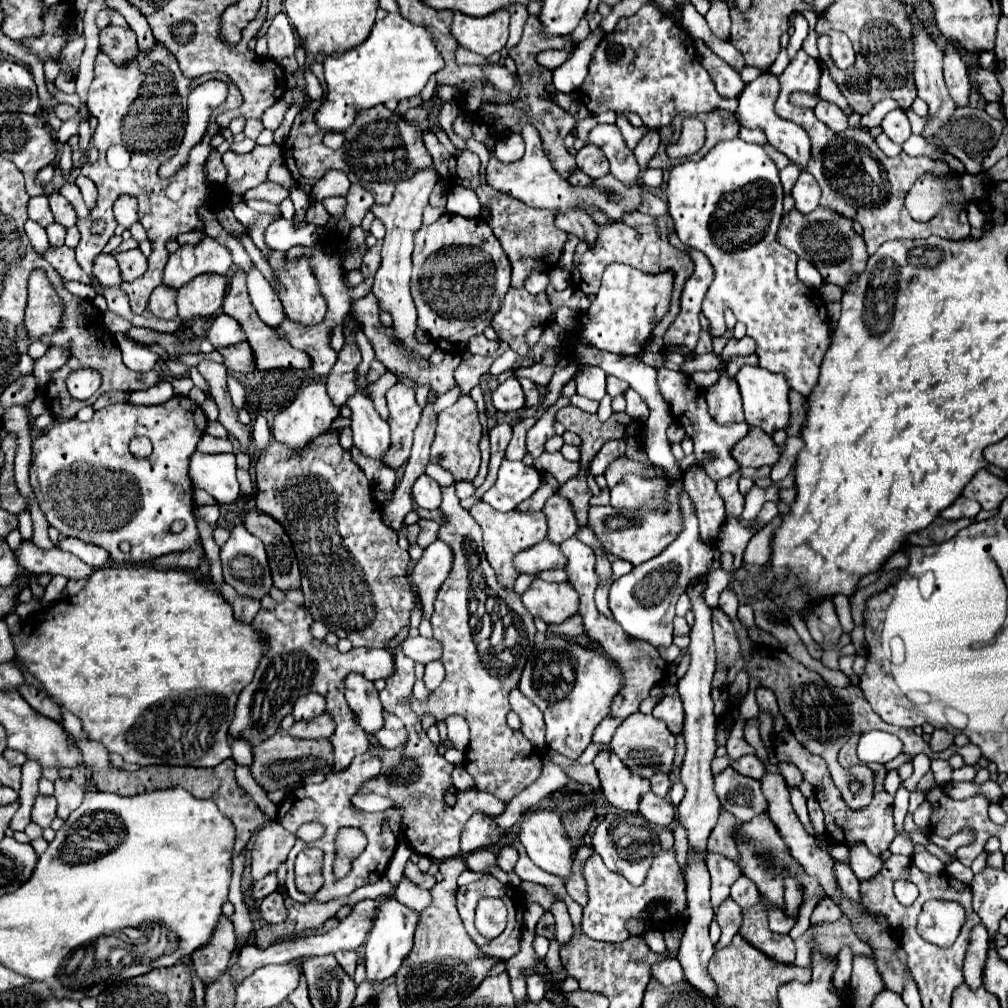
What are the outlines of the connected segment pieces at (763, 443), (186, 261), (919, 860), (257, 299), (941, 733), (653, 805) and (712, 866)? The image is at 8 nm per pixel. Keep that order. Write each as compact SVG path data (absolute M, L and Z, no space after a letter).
M750 428L750 432L734 444L732 456L740 466L774 466L780 460L780 450L768 434Z
M206 236L198 246L182 246L174 254L170 254L162 284L178 290L200 274L226 274L230 266L230 252Z
M924 852L924 854L920 854L920 856L912 856L914 858L914 864L922 870L922 872L928 872L928 874L942 874L944 872L944 864L936 858L936 856L932 856L930 852Z
M252 268L248 272L248 294L252 298L252 304L258 312L258 316L272 328L276 328L284 320L284 308L278 298L278 294L272 290L270 282L258 272L258 268Z
M936 728L936 730L932 732L930 746L932 746L934 750L944 750L948 744L952 744L952 740L954 740L954 736L952 736L948 730L940 730L940 728Z
M646 792L644 796L640 796L638 812L640 812L650 824L668 826L668 824L674 820L674 806L672 806L666 798L658 798L654 792Z
M708 852L706 864L708 864L708 872L712 876L712 904L716 908L722 900L728 898L732 882L736 878L740 878L742 872L740 872L740 868L736 866L734 860L720 856L716 852Z

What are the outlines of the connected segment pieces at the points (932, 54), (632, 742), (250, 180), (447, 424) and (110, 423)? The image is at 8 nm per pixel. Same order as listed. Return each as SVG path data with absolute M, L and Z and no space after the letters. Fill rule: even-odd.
M912 12L908 16L910 24L912 24L912 54L914 54L914 68L912 68L912 76L914 76L914 84L916 84L916 90L918 90L918 96L922 100L926 100L926 104L930 106L930 116L932 120L928 122L926 130L922 132L924 138L928 138L930 142L934 142L936 146L940 146L940 142L934 138L934 132L952 116L952 110L956 108L956 104L952 102L950 94L948 94L948 88L944 84L944 78L942 78L942 58L944 58L944 52L942 48L936 44L934 36L924 28L922 20L916 16L916 12Z
M636 712L618 726L618 730L608 746L628 766L630 772L650 780L656 772L670 774L672 762L674 762L674 744L676 744L674 734L664 726L664 722L660 722L652 714L646 716L642 712Z
M278 144L256 146L248 154L236 154L228 150L222 156L222 162L228 170L226 186L230 188L230 192L242 196L248 188L254 188L266 180L268 166L280 156L282 156L282 148Z
M460 396L456 404L444 409L438 415L436 436L430 448L430 462L448 470L456 482L474 482L480 468L480 438L482 426L478 420L476 402L470 396Z
M172 396L168 402L162 402L162 404L156 404L156 406L136 406L132 402L118 402L118 404L110 404L98 412L94 412L92 420L90 422L80 422L78 418L72 418L68 422L60 422L56 426L52 426L48 432L40 434L34 442L32 442L32 470L30 470L30 476L32 476L32 488L38 496L38 502L40 502L40 508L46 516L46 520L50 522L50 526L54 526L60 536L72 536L72 538L80 538L88 544L94 544L94 546L100 546L104 550L108 550L110 558L114 562L146 562L146 560L152 560L152 558L158 558L158 556L166 556L166 554L172 554L172 552L186 552L190 550L192 546L196 546L200 542L200 536L198 536L198 528L196 528L196 516L194 516L194 484L188 476L188 468L190 468L190 456L196 452L196 444L198 440L204 436L204 430L208 426L208 418L204 414L204 410L194 404L188 396ZM138 434L144 434L150 438L154 450L148 458L134 458L128 450L128 442L130 438L138 436ZM174 520L184 520L186 522L186 528L180 532L180 534L174 534L170 532L170 526ZM120 542L128 542L132 548L130 552L122 552L120 550Z

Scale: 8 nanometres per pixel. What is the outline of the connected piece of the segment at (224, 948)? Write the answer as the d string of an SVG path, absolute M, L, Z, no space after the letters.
M222 914L218 926L212 932L210 942L192 954L194 968L200 980L212 982L214 978L218 978L226 970L234 946L236 946L236 936L234 936L232 920Z

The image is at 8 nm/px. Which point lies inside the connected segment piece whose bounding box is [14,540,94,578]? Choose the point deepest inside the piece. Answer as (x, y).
(30, 557)

